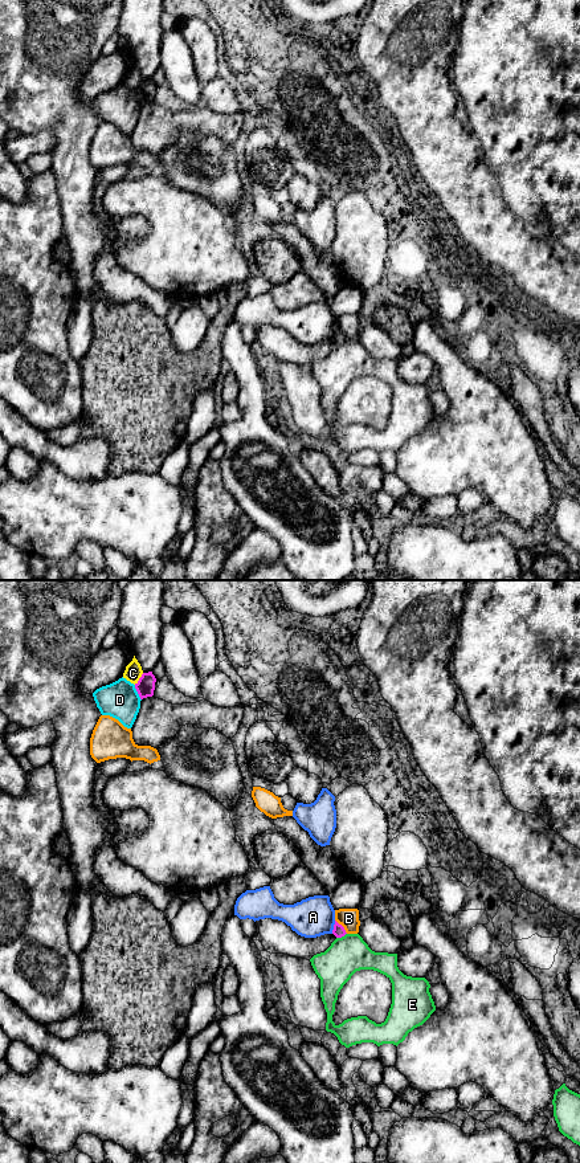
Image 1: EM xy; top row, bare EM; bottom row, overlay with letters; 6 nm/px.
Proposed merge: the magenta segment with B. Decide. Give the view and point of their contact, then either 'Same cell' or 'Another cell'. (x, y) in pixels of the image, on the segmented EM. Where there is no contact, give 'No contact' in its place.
Touches magenta at xy (342, 926). Another cell

